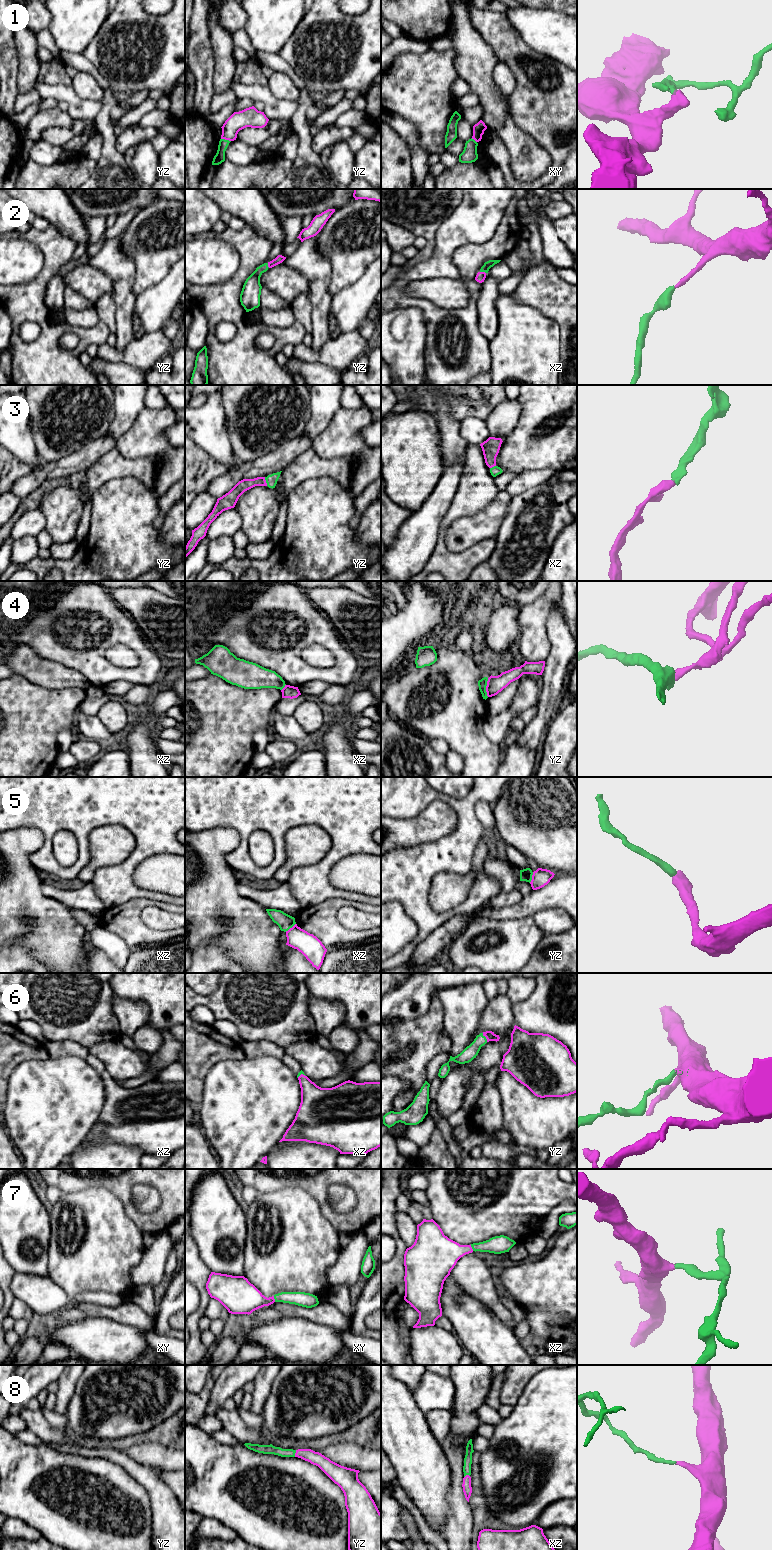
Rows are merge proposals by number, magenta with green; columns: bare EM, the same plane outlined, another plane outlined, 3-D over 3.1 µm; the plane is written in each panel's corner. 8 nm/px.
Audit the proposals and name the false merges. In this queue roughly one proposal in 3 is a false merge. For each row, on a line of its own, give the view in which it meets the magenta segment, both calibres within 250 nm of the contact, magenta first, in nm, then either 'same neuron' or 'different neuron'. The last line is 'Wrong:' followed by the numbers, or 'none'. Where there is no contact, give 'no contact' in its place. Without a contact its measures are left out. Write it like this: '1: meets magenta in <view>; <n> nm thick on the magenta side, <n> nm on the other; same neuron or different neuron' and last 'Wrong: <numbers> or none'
1: meets magenta in yz; 150 nm thick on the magenta side, 80 nm on the other; different neuron
2: meets magenta in xz; 80 nm thick on the magenta side, 70 nm on the other; same neuron
3: meets magenta in yz; 90 nm thick on the magenta side, 90 nm on the other; same neuron
4: meets magenta in yz; 140 nm thick on the magenta side, 70 nm on the other; different neuron
5: meets magenta in yz; 140 nm thick on the magenta side, 100 nm on the other; different neuron
6: meets magenta in yz; 80 nm thick on the magenta side, 110 nm on the other; same neuron
7: meets magenta in xy; 260 nm thick on the magenta side, 120 nm on the other; same neuron
8: meets magenta in yz; 110 nm thick on the magenta side, 80 nm on the other; same neuron
Wrong: 1, 4, 5

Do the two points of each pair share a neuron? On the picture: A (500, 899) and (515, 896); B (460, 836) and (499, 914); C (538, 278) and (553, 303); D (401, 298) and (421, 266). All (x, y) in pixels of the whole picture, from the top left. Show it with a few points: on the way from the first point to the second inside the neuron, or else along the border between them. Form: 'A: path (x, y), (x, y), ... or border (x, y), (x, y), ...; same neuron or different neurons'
A: path (504, 898), (511, 898); same neuron
B: border (485, 904), (469, 913), (463, 914); different neurons
C: path (541, 284), (552, 297); same neuron
D: path (401, 290), (401, 285), (413, 273); same neuron

